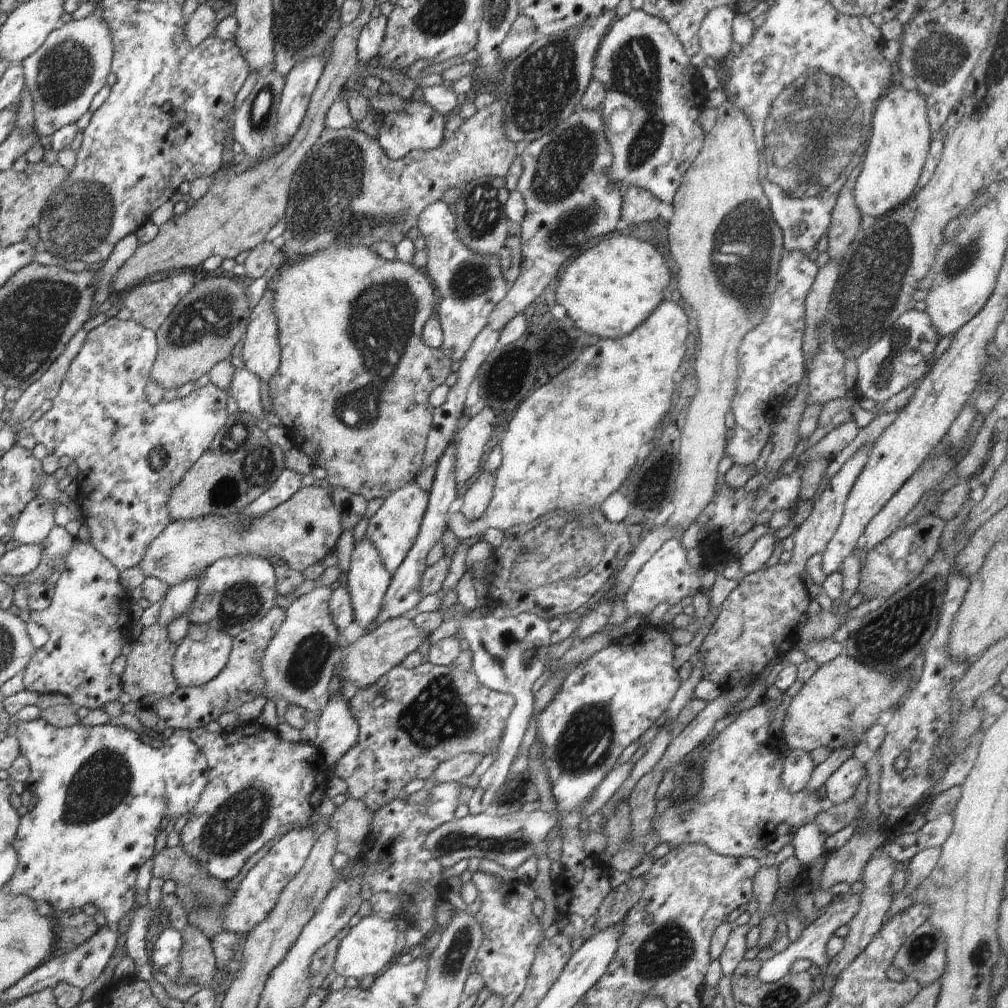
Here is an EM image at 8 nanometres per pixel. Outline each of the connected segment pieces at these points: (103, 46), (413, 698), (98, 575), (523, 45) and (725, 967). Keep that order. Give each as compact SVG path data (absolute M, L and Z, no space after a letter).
M99 13L72 20L48 34L42 47L24 58L26 87L31 91L34 128L39 137L50 137L64 126L75 124L89 111L93 98L107 84L114 57L108 24Z
M462 651L452 664L436 666L421 663L409 670L403 665L394 666L371 686L359 689L348 702L352 718L359 726L356 746L334 766L335 776L346 782L349 794L364 802L372 812L380 810L386 802L398 799L405 785L421 780L429 784L435 769L460 754L495 754L502 744L508 716L515 708L516 698L483 686L474 674L472 653Z
M76 540L66 556L65 570L60 572L59 580L54 588L54 597L49 608L32 611L32 622L42 626L50 639L42 648L36 649L32 660L22 672L25 691L34 694L62 694L70 698L75 709L84 706L100 709L106 702L118 701L122 694L121 678L112 676L110 666L121 656L126 643L131 641L133 621L131 594L120 584L120 572L91 543Z
M519 15L516 21L512 22L512 27L502 42L499 56L501 64L506 64L506 60L518 58L540 38L543 36L536 30L534 22L525 15Z
M754 913L750 921L740 927L733 927L731 934L722 954L720 954L720 965L722 966L722 972L724 975L730 975L744 959L744 955L748 950L746 946L746 934L752 930L754 926L760 924L761 916L758 913Z

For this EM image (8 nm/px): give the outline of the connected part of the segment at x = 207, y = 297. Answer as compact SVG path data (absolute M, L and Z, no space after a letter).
M200 273L192 292L182 298L180 304L172 310L172 314L155 333L158 351L156 361L149 373L149 379L160 384L164 390L178 390L184 384L196 382L203 375L208 375L216 364L229 359L235 346L242 341L252 310L242 284L223 275Z

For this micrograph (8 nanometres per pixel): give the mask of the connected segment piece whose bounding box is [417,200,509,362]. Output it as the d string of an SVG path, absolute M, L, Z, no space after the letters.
M443 201L432 202L420 212L417 228L428 248L428 264L423 271L438 297L435 316L443 333L442 352L450 360L461 362L472 342L488 324L494 306L508 293L509 284L504 280L497 256L466 250L456 236L452 207Z

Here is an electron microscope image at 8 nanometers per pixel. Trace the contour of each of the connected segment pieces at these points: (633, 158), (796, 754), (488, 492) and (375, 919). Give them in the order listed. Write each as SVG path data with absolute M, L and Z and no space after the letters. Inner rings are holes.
M633 9L624 18L617 18L610 26L598 48L592 76L606 90L606 98L600 108L604 136L614 156L610 166L612 184L621 191L627 186L636 186L640 190L648 190L660 202L673 204L684 174L700 155L705 140L704 130L698 122L701 114L698 106L700 100L696 100L700 78L691 64L691 58L684 54L676 34L672 34L664 20L646 14L644 10ZM618 108L630 108L634 114L632 126L622 134L614 134L608 124L610 114Z
M790 750L787 755L784 759L781 782L790 794L802 792L808 786L814 771L813 761L804 750Z
M486 467L464 494L461 512L468 520L477 520L488 509L494 492L495 474Z
M375 913L367 918L360 918L360 922L351 928L350 932L339 942L333 971L343 978L354 978L360 982L364 976L374 976L388 966L392 957L397 953L397 940L402 926L396 919L386 919Z

